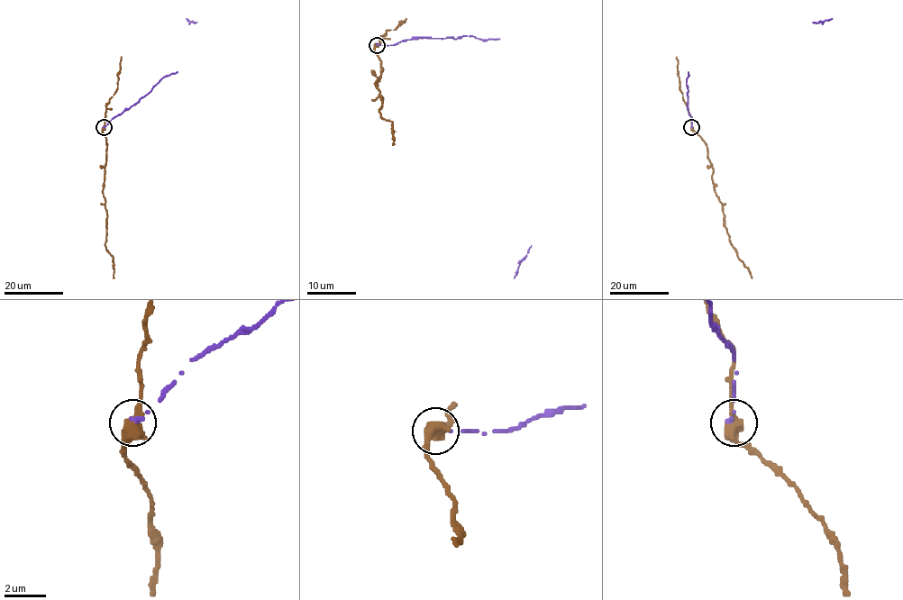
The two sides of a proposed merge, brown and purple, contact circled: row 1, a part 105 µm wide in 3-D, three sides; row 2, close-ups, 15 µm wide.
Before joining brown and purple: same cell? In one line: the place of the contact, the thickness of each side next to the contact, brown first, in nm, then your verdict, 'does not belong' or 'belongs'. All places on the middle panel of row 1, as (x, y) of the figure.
at (377, 45); 480 nm thick on the brown side, 220 nm on the other; does not belong

